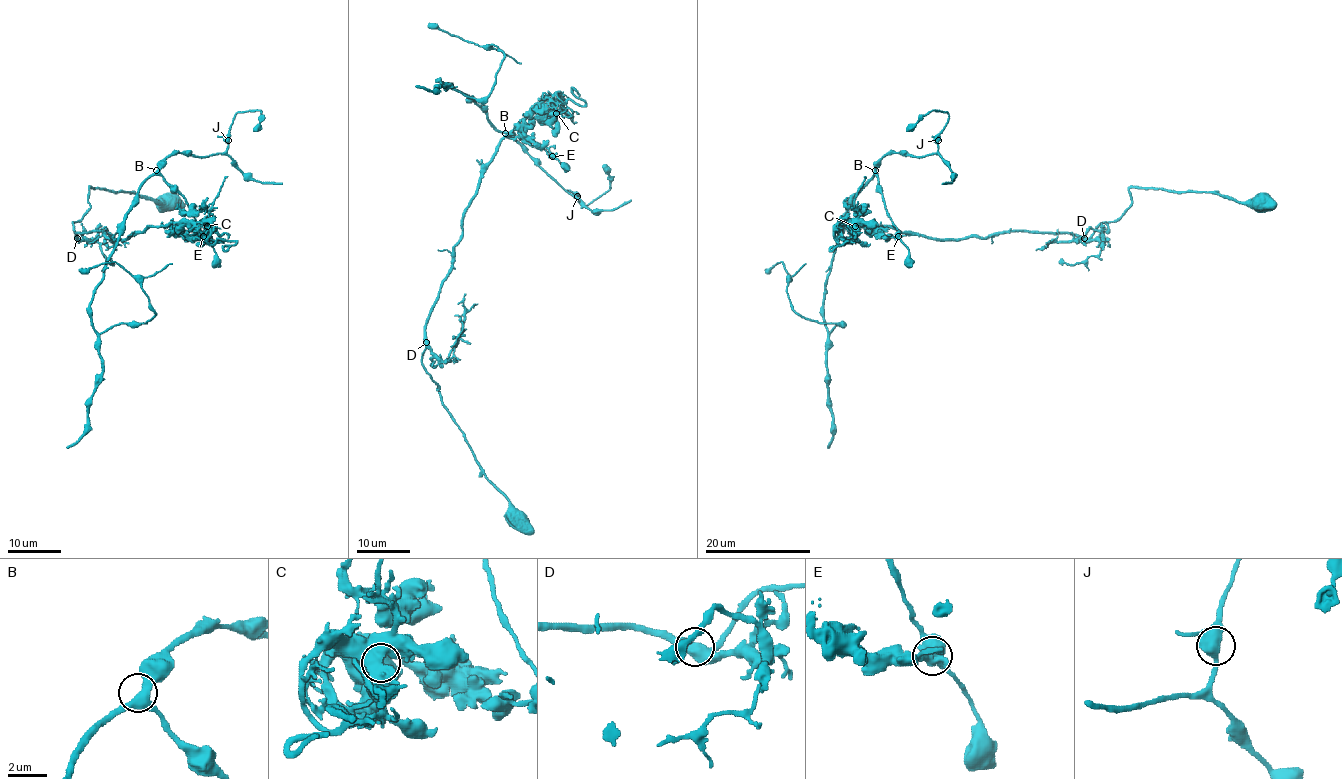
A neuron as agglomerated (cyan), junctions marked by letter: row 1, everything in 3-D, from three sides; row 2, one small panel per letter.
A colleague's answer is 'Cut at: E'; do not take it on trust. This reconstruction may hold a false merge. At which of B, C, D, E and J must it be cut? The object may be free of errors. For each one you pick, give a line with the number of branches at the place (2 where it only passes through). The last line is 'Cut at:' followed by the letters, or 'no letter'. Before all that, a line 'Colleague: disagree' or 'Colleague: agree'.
Colleague: agree
E: 3
Cut at: E

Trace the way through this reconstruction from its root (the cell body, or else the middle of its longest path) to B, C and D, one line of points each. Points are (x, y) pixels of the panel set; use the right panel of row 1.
B: (1261, 198), (1130, 188), (1129, 207), (1088, 238), (933, 239), (861, 222), (889, 236), (897, 229), (875, 170)
C: (1261, 198), (1130, 188), (1129, 207), (1088, 238), (855, 226)
D: (1261, 198), (1236, 202), (1209, 192), (1130, 188), (1129, 207), (1118, 218), (1102, 222), (1088, 238), (1084, 238)

